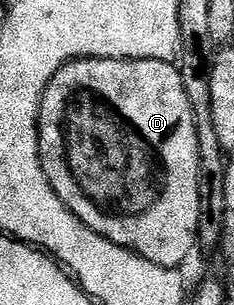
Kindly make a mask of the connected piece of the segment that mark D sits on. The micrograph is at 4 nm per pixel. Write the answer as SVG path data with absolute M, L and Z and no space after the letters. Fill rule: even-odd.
M77 59L68 62L54 76L42 98L42 108L38 114L38 140L40 141L40 161L56 197L88 225L100 237L112 241L140 257L152 261L152 265L181 268L185 258L197 241L197 225L200 221L200 185L198 184L198 149L196 121L193 119L192 105L185 92L184 81L179 68L173 62L164 60L110 60Z

